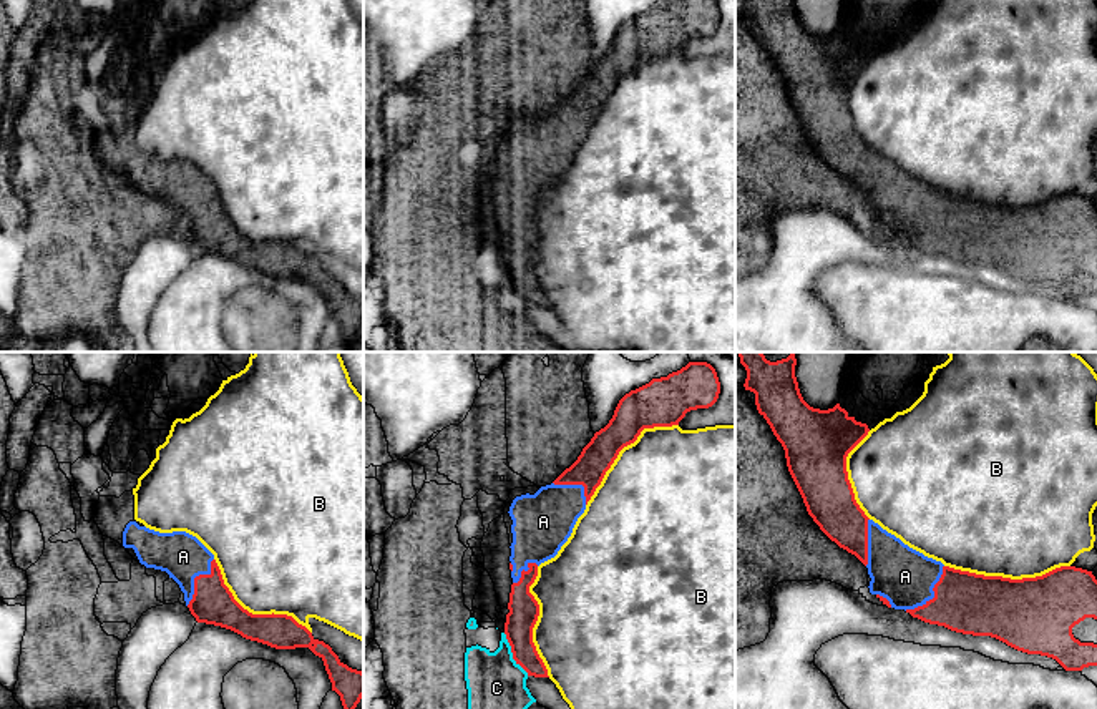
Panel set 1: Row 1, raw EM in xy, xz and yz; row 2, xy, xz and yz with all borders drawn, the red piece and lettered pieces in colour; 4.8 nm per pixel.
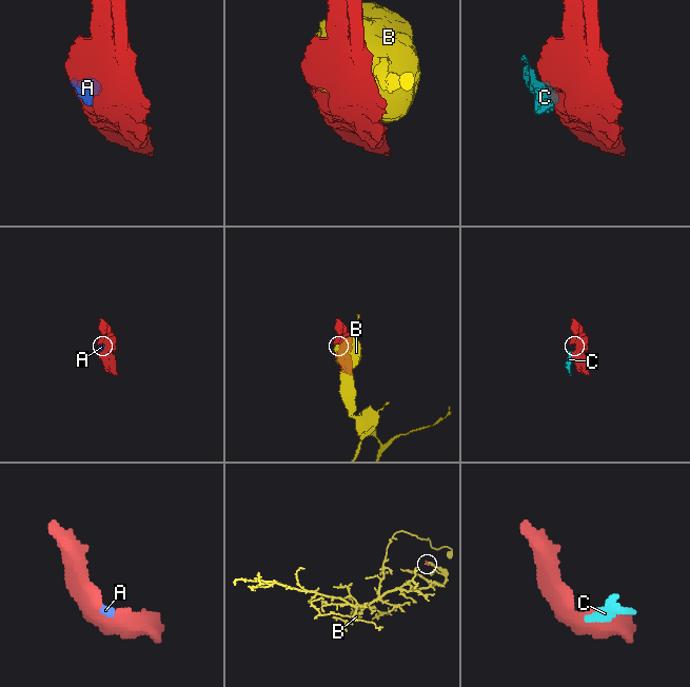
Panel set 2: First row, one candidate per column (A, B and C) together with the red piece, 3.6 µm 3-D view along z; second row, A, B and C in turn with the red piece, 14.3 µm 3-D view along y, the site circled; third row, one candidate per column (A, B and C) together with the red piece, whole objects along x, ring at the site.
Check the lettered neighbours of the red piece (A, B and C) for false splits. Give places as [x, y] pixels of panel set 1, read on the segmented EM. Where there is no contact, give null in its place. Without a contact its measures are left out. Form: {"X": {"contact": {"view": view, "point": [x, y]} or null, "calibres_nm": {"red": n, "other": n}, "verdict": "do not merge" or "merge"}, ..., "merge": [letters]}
{"A": {"contact": {"view": "yz", "point": [935, 595]}, "calibres_nm": {"red": 300, "other": 280}, "verdict": "merge"}, "B": {"contact": {"view": "yz", "point": [1008, 578]}, "calibres_nm": {"red": 360, "other": 500}, "verdict": "do not merge"}, "C": {"contact": {"view": "xz", "point": [513, 655]}, "calibres_nm": {"red": 140, "other": 280}, "verdict": "do not merge"}, "merge": ["A"]}

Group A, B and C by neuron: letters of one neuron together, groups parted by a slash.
A / B / C

